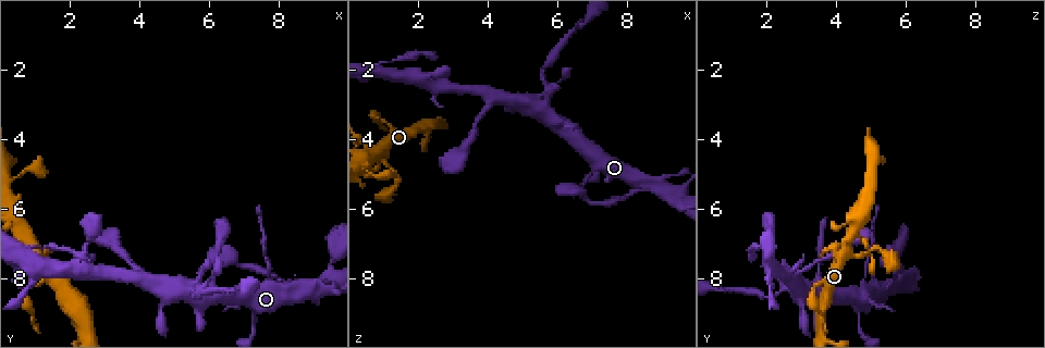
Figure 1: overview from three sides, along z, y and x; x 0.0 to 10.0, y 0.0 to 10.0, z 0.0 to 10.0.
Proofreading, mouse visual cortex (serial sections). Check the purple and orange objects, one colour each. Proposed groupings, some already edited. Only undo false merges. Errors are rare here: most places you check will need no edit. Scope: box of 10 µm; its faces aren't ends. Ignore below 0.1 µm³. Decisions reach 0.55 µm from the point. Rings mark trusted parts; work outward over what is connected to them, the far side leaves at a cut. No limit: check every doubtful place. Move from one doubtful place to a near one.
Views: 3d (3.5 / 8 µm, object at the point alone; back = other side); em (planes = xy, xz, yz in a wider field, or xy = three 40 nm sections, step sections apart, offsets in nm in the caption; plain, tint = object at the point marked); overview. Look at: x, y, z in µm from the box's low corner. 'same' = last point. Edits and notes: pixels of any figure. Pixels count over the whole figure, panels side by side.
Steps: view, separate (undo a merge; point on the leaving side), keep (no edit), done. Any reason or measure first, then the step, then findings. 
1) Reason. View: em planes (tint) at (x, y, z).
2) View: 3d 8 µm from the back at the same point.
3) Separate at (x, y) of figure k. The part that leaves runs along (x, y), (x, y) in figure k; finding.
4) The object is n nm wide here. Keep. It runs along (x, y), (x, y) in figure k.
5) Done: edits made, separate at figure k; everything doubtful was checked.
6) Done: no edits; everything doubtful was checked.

Four arms meet. View: 3d 3.5 µm at (0.70, 6.95, 4.35).

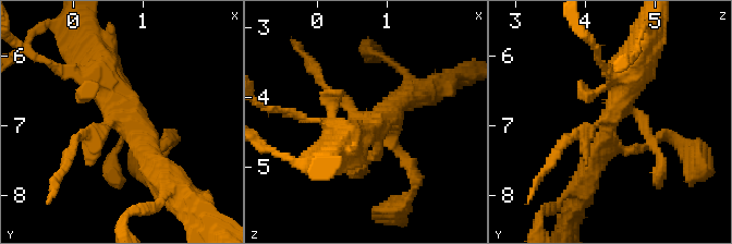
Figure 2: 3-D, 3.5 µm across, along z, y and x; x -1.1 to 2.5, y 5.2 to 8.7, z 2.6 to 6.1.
Shape alone is not enough. View: em xy step 2 (tint) at (0.65, 6.95, 4.35).

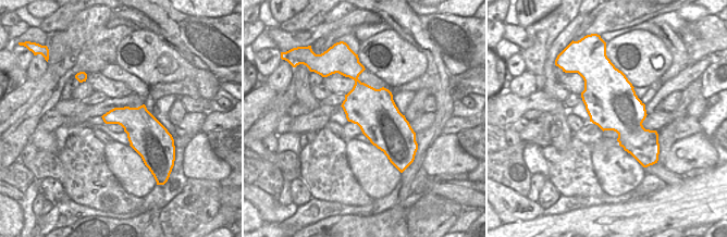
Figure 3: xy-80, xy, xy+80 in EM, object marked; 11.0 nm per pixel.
Another direction. View: em xy step 1 (tint) at the same point.

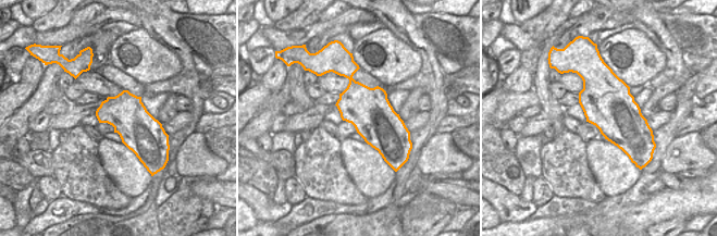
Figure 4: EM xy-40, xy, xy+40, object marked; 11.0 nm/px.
The object is 480 nm wide here. Keep. It runs along (402, 101), (371, 123), (328, 98) in figure 2; continuous, no second cell.

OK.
Branch point. View: 3d 3.5 µm at (5.30, 8.30, 3.10).

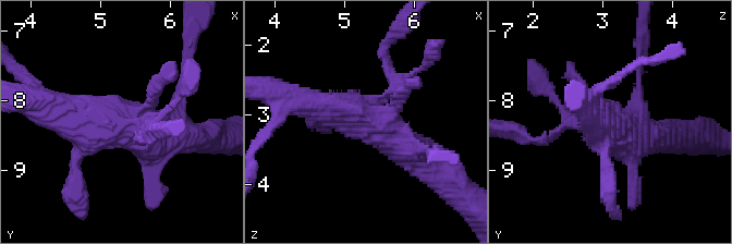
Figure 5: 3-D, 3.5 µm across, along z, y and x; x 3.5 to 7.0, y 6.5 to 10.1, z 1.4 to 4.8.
View: em xy step 1 (tint) at (5.35, 8.30, 3.05).

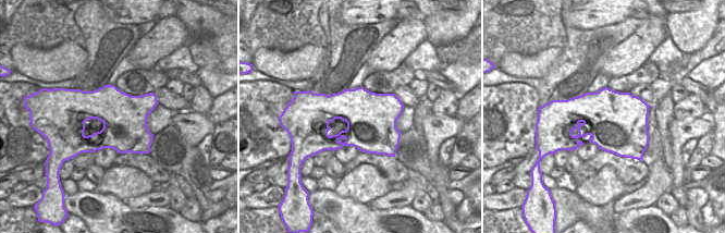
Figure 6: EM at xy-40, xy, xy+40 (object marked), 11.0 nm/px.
Keep. It runs along (426, 163), (366, 116), (302, 102) in figure 5; all the same cell.

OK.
Abrupt turn. View: 3d 3.5 µm at (5.60, 8.40, 2.20).

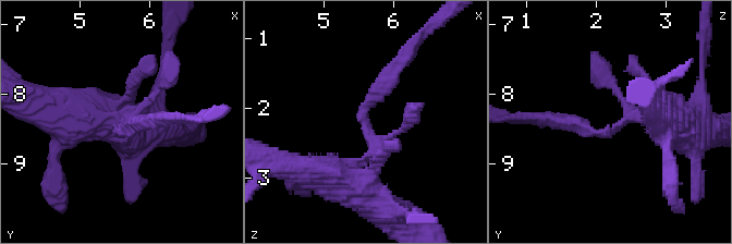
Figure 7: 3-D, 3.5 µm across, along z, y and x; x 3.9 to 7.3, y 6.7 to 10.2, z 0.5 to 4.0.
View: em planes (tint) at (5.60, 8.45, 2.25).

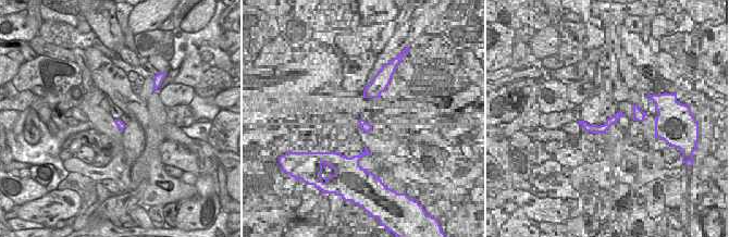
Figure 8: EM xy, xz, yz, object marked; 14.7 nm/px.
Another direction. View: em xy step 5 (tint) at the same point.

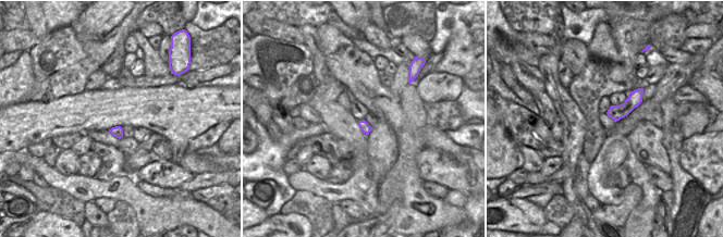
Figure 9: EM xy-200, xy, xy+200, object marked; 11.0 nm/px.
Keep. It runs along (352, 184), (371, 154), (365, 106), (395, 70) in figure 7; one cell here.

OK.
Done: no edits; everything doubtful was checked.

